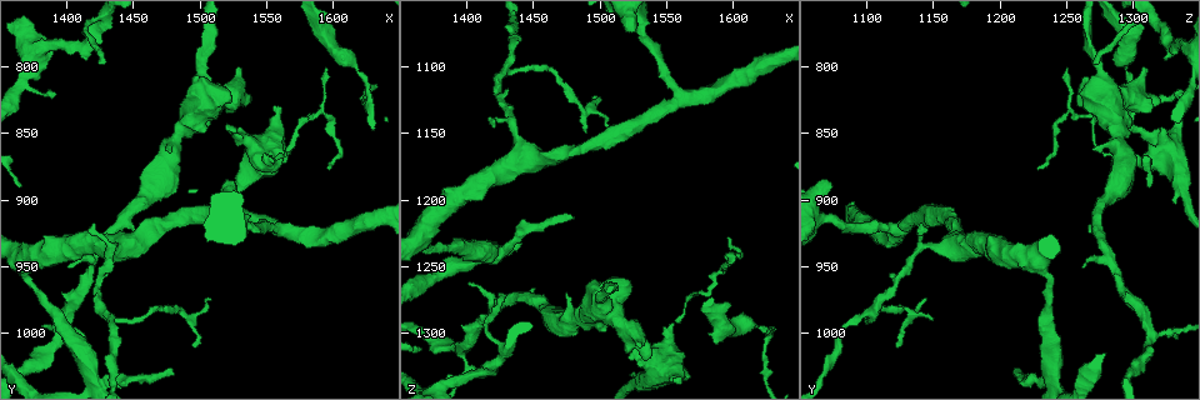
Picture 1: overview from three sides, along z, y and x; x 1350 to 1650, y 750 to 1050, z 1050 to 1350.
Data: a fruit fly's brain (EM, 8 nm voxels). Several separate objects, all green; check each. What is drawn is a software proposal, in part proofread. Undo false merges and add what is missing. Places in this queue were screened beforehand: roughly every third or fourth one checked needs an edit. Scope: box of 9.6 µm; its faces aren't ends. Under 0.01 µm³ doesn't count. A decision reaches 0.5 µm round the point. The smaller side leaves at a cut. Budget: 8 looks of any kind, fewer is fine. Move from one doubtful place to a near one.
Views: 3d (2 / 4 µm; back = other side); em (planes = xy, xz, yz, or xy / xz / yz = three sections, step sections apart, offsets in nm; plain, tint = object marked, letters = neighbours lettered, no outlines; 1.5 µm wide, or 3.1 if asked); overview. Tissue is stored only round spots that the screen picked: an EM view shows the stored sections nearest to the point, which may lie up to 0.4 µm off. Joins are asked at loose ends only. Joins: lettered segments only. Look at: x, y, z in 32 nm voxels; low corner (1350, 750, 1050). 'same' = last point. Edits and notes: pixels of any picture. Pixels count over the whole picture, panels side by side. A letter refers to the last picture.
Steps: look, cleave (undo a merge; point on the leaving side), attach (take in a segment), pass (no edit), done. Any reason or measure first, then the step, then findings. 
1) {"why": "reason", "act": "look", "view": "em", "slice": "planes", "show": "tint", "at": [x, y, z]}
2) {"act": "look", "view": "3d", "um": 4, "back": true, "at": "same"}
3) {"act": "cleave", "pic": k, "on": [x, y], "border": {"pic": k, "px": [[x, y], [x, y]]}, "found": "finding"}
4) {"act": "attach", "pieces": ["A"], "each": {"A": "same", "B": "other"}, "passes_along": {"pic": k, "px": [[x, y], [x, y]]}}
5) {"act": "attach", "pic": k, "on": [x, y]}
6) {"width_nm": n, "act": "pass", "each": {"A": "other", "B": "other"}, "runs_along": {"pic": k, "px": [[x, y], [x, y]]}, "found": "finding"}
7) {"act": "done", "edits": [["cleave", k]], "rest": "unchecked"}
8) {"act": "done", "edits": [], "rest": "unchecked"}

{"why": "sudden change in width", "act": "look", "view": "em", "slice": "planes", "show": "letters", "at": [1626, 826, 1312]}

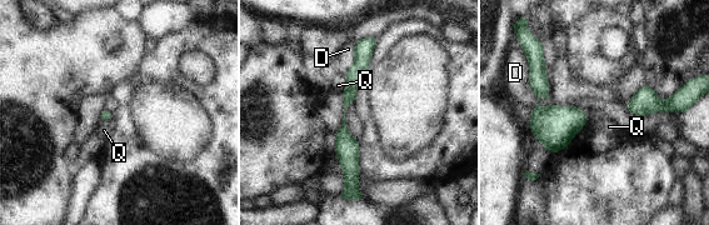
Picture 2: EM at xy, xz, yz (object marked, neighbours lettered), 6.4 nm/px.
{"act": "pass", "each": {"D": "other", "Q": "other"}, "found": "all the same neuron"}

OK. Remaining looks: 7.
{"why": "thin end", "act": "look", "view": "3d", "um": 2, "at": [1596, 800, 1250]}

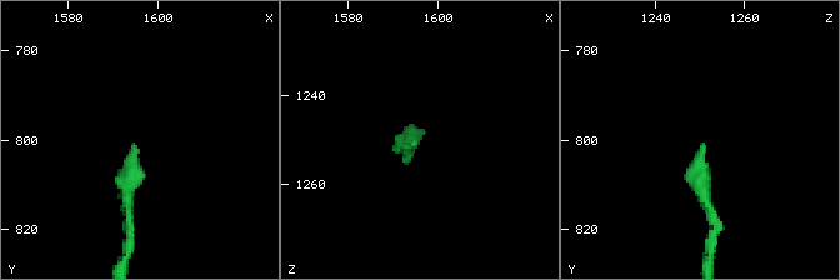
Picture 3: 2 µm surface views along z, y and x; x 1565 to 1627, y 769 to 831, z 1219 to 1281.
{"why": "need the tissue", "act": "look", "view": "em", "slice": "planes", "show": "letters", "at": [1595, 801, 1251]}

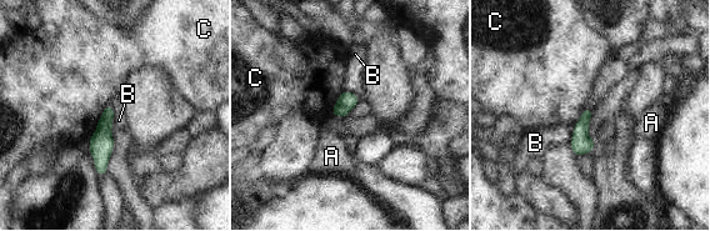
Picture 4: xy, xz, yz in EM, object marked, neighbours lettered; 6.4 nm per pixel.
{"width_nm": 80, "act": "pass", "each": {"A": "other", "B": "other", "C": "other"}, "found": "no lettered segment goes on from it"}

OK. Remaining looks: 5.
{"why": "thick end", "act": "look", "view": "3d", "um": 2, "at": [1532, 802, 1312]}

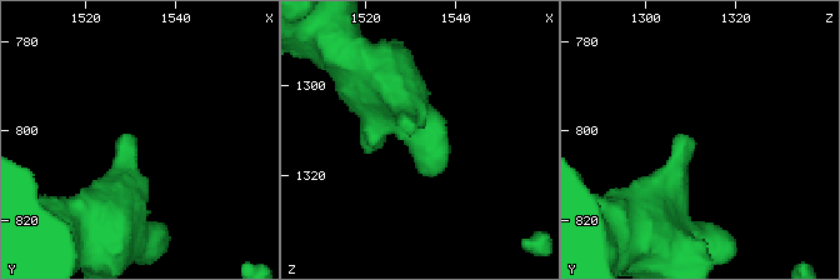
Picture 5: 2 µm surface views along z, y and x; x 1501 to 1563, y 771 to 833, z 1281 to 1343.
{"act": "look", "view": "em", "slice": "planes", "show": "letters", "at": [1531, 802, 1311]}

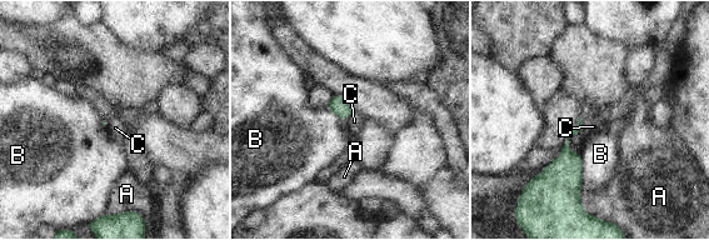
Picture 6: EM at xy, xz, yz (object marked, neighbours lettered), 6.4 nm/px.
{"act": "pass", "each": {"A": "other", "B": "other", "C": "other"}, "border": {"pic": 6, "px": [[583, 120], [569, 140], [574, 154]]}, "found": "none of them fits"}

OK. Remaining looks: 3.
{"act": "done", "edits": [], "rest": "unchecked"}

